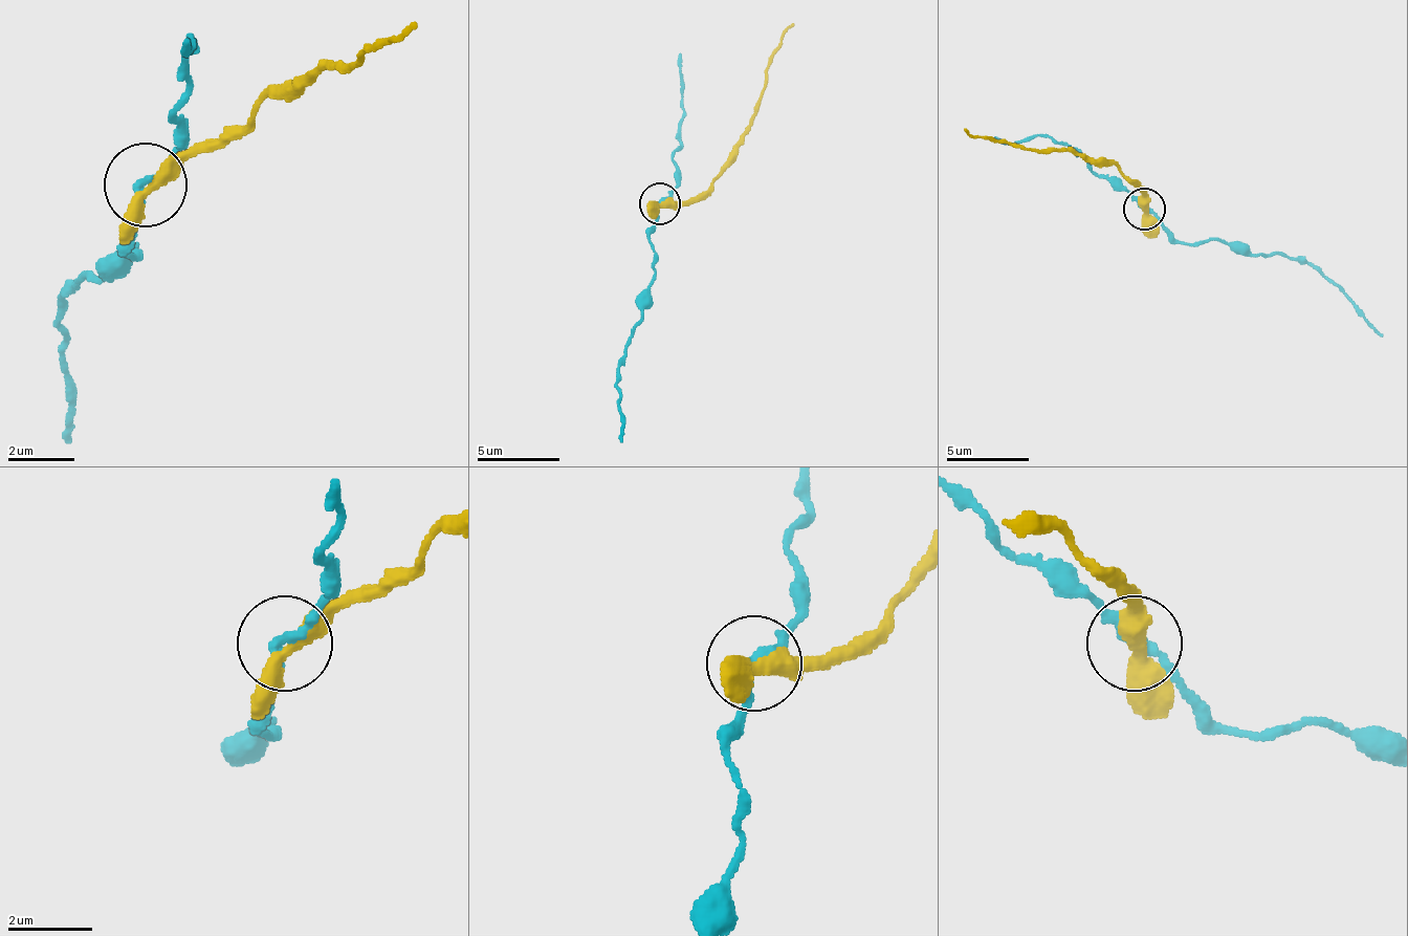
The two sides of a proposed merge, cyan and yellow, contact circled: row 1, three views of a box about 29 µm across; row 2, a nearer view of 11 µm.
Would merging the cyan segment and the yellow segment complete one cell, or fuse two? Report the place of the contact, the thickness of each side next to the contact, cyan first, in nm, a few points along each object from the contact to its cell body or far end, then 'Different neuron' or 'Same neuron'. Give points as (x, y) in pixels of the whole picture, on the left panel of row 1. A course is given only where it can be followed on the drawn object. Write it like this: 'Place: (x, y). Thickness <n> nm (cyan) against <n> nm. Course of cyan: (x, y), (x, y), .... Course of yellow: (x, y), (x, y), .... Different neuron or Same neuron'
Place: (145, 184). Thickness 200 nm (cyan) against 420 nm. Course of cyan: (142, 182), (134, 257), (127, 257), (110, 274), (85, 274), (60, 299), (68, 440). Course of yellow: (142, 191), (218, 149), (267, 100), (317, 66), (375, 49), (417, 24). Different neuron

